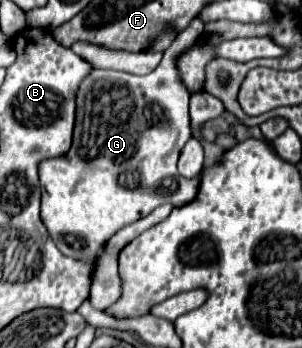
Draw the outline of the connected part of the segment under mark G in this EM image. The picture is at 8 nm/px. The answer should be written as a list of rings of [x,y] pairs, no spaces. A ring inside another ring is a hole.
[[[194,18],[190,26],[174,38],[158,68],[146,76],[92,68],[76,92],[72,148],[64,156],[46,158],[38,164],[42,192],[40,218],[56,248],[70,258],[82,260],[92,258],[96,250],[108,242],[108,250],[96,268],[92,284],[92,304],[96,308],[108,308],[122,296],[122,280],[114,258],[114,232],[124,224],[134,230],[136,226],[148,230],[168,218],[174,206],[190,202],[200,188],[202,174],[198,174],[196,180],[186,180],[176,170],[176,158],[188,138],[192,138],[188,114],[190,94],[178,72],[178,56],[194,46],[202,38],[202,32],[202,20]]]

